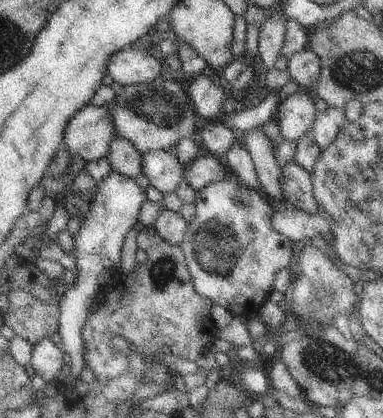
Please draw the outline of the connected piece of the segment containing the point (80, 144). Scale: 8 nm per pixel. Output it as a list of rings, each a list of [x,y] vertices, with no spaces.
[[[88,103],[80,112],[74,115],[68,123],[62,146],[66,147],[72,157],[76,154],[83,156],[88,162],[106,157],[110,152],[111,144],[117,137],[115,120],[106,105],[96,106]]]

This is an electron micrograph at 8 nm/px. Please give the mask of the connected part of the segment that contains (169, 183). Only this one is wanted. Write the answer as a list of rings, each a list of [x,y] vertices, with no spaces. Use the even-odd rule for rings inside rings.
[[[171,150],[144,153],[142,166],[149,184],[162,193],[172,192],[180,184],[185,172],[185,166]]]

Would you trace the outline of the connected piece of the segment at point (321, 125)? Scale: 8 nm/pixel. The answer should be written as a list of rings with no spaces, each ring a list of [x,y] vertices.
[[[328,107],[324,112],[316,115],[309,135],[323,153],[334,142],[336,135],[345,124],[345,110]]]

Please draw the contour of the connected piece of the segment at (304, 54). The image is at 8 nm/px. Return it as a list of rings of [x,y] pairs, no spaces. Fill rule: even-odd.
[[[312,49],[295,52],[288,59],[287,71],[298,82],[300,90],[316,89],[321,71],[319,56]]]

